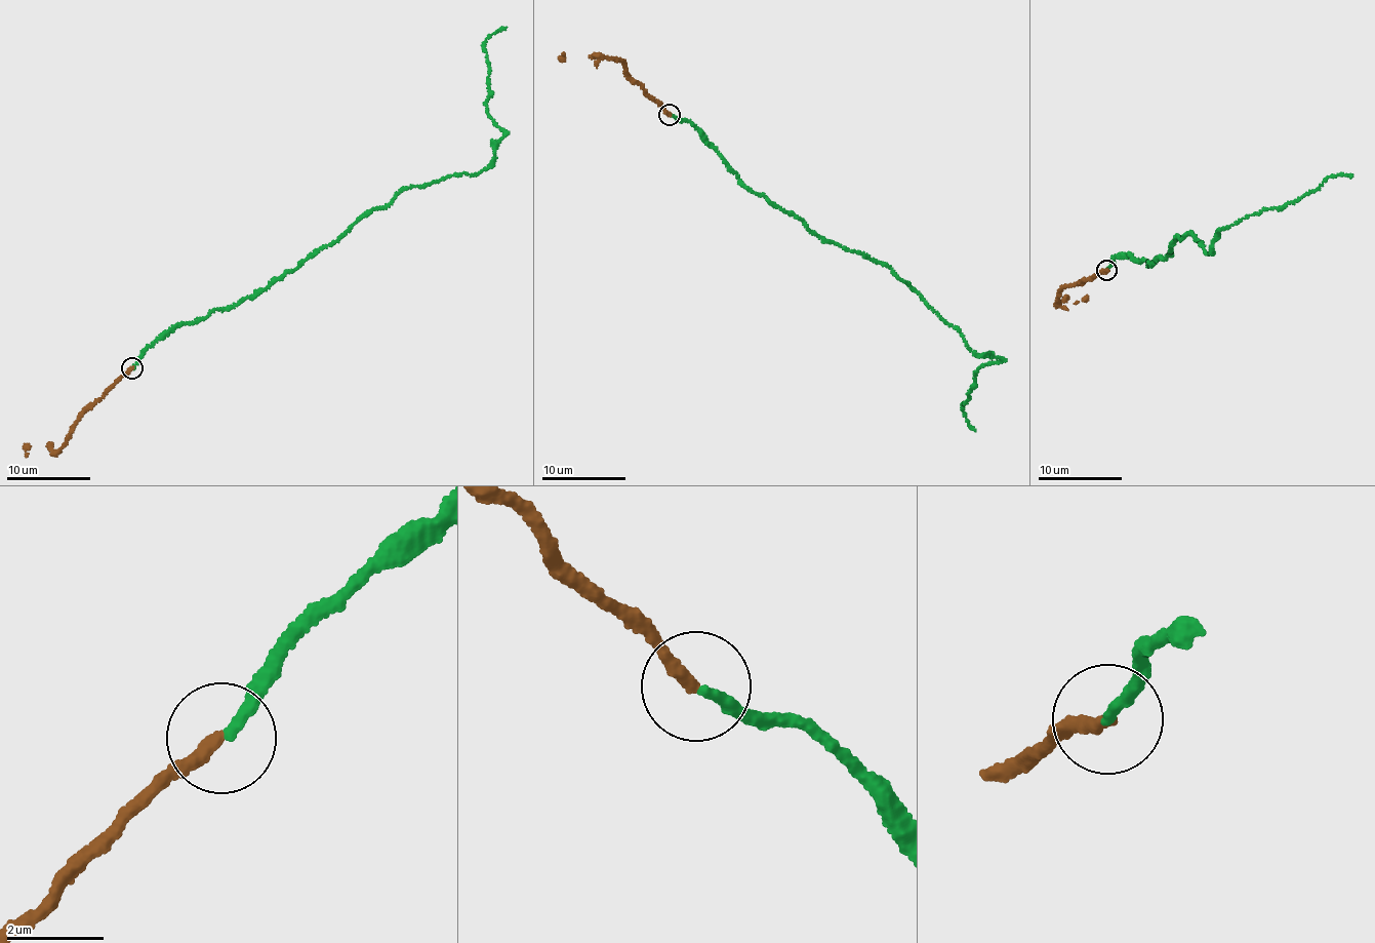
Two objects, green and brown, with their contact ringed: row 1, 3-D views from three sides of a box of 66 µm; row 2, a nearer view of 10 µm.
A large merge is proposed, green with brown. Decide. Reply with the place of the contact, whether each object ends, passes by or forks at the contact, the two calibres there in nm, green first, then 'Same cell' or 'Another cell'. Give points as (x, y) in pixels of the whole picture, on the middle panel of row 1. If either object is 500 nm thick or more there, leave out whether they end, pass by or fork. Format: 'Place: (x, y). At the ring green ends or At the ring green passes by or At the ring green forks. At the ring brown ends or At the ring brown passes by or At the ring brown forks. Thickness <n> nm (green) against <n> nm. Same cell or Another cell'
Place: (670, 114). At the ring green ends. At the ring brown ends. Thickness 200 nm (green) against 280 nm. Same cell

